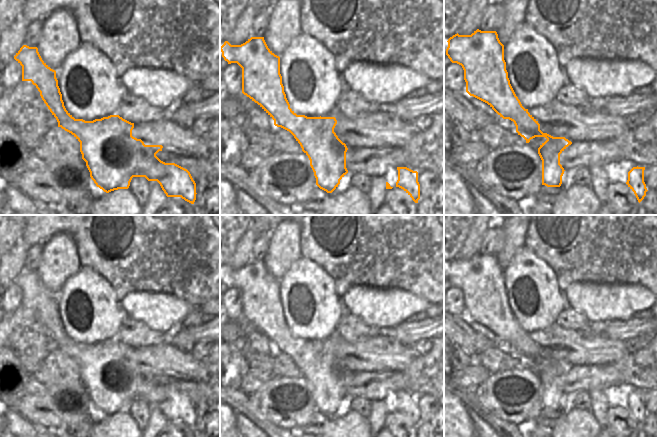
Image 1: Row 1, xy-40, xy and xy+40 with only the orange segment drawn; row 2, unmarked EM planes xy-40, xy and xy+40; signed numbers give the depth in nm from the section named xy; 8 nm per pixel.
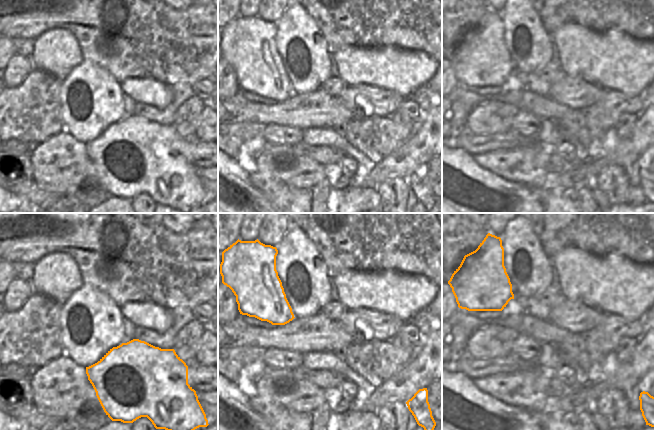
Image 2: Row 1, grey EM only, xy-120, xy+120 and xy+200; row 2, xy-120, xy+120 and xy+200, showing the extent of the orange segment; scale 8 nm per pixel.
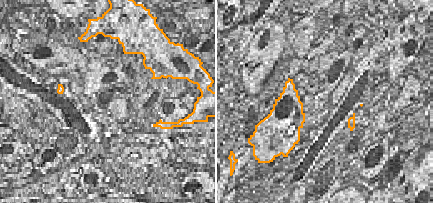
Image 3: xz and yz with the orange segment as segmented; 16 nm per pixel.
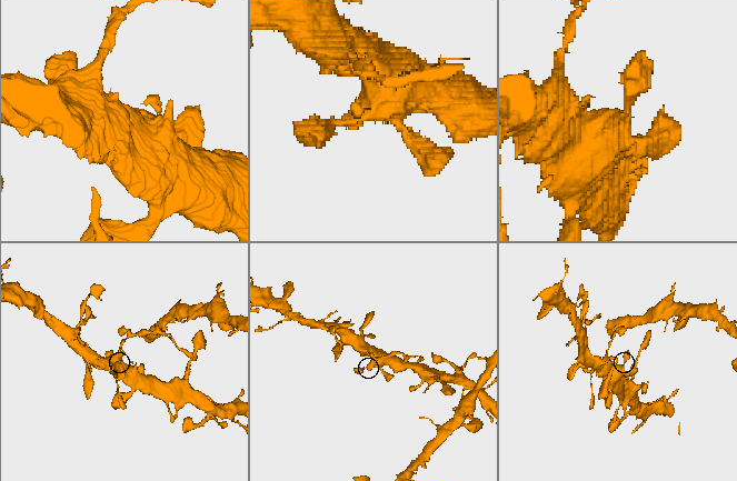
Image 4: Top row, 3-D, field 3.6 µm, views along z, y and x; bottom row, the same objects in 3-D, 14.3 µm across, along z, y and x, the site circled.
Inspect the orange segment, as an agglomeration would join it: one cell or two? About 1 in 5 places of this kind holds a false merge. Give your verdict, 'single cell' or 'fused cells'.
single cell

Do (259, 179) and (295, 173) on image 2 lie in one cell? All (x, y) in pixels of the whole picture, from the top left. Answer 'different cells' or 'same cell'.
different cells

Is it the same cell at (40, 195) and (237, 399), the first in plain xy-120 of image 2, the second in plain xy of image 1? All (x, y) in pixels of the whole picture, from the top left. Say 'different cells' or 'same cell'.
different cells

